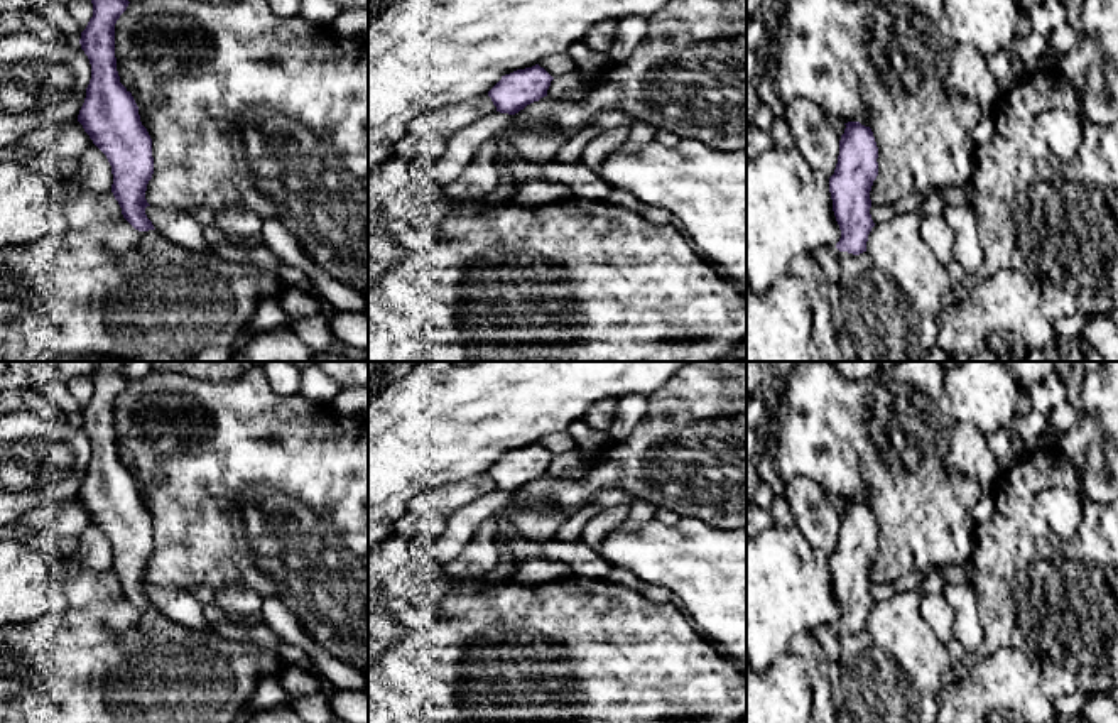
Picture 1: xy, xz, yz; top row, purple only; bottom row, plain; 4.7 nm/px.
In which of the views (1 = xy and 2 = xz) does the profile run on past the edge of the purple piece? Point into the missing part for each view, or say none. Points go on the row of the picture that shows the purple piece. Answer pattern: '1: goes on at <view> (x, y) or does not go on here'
1: does not go on here
2: does not go on here

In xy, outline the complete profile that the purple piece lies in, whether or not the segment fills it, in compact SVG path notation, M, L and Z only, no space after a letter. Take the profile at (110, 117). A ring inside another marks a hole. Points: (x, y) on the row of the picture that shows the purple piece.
M130 2L91 3L93 17L79 39L91 64L91 79L78 122L111 166L111 193L123 218L138 231L155 230L145 215L150 206L145 191L154 174L152 139L132 93L120 83L115 57L115 24Z

